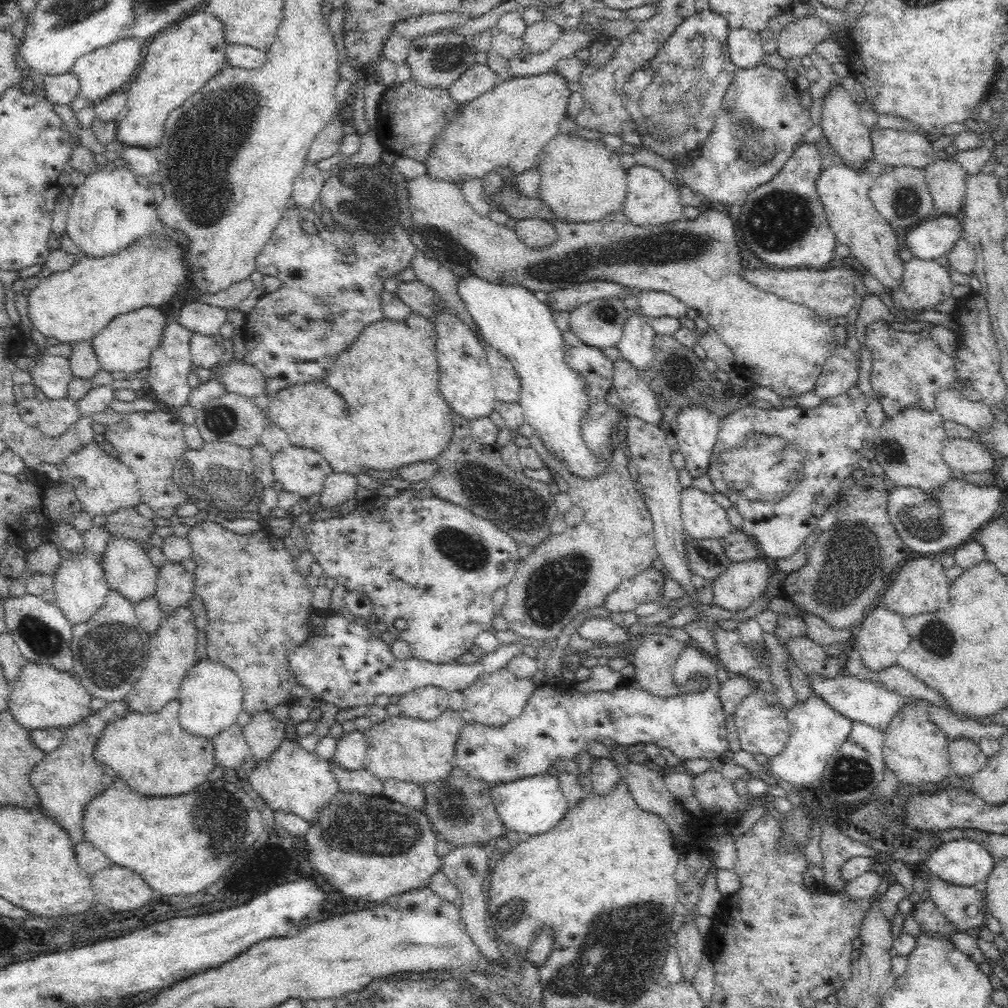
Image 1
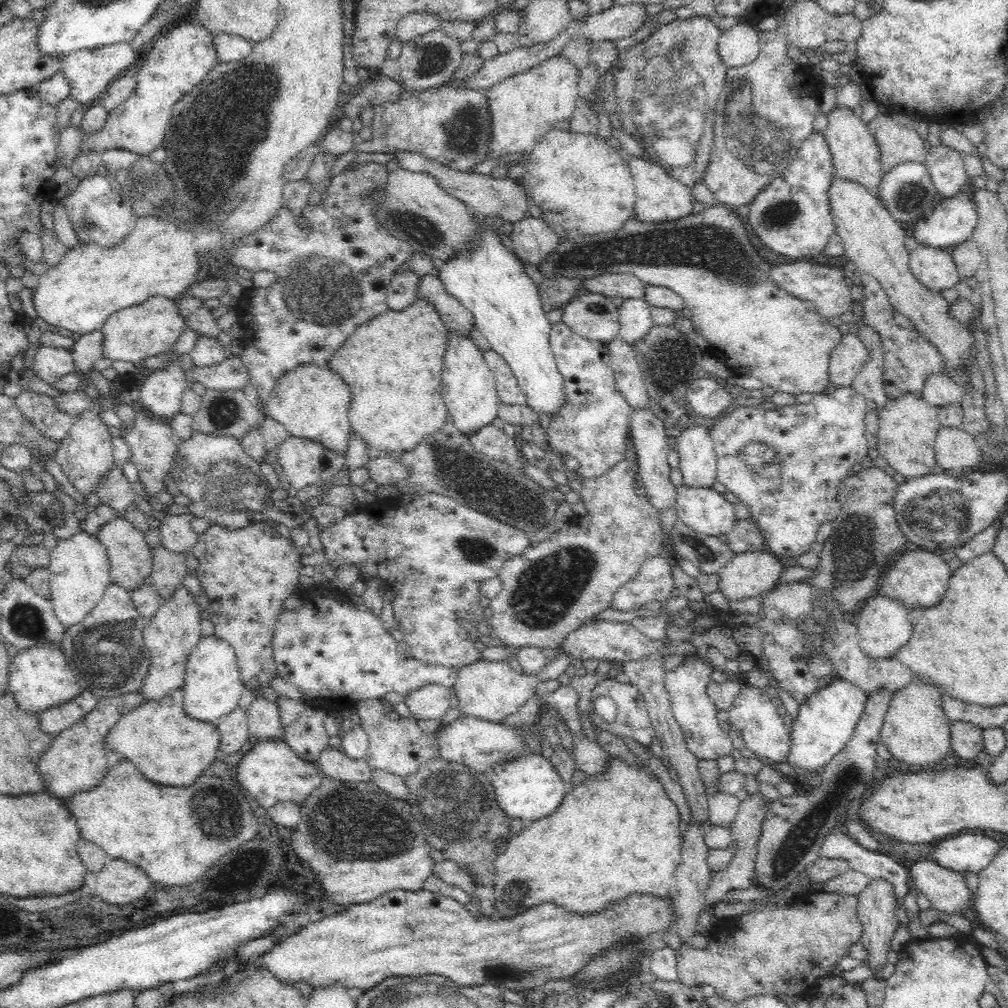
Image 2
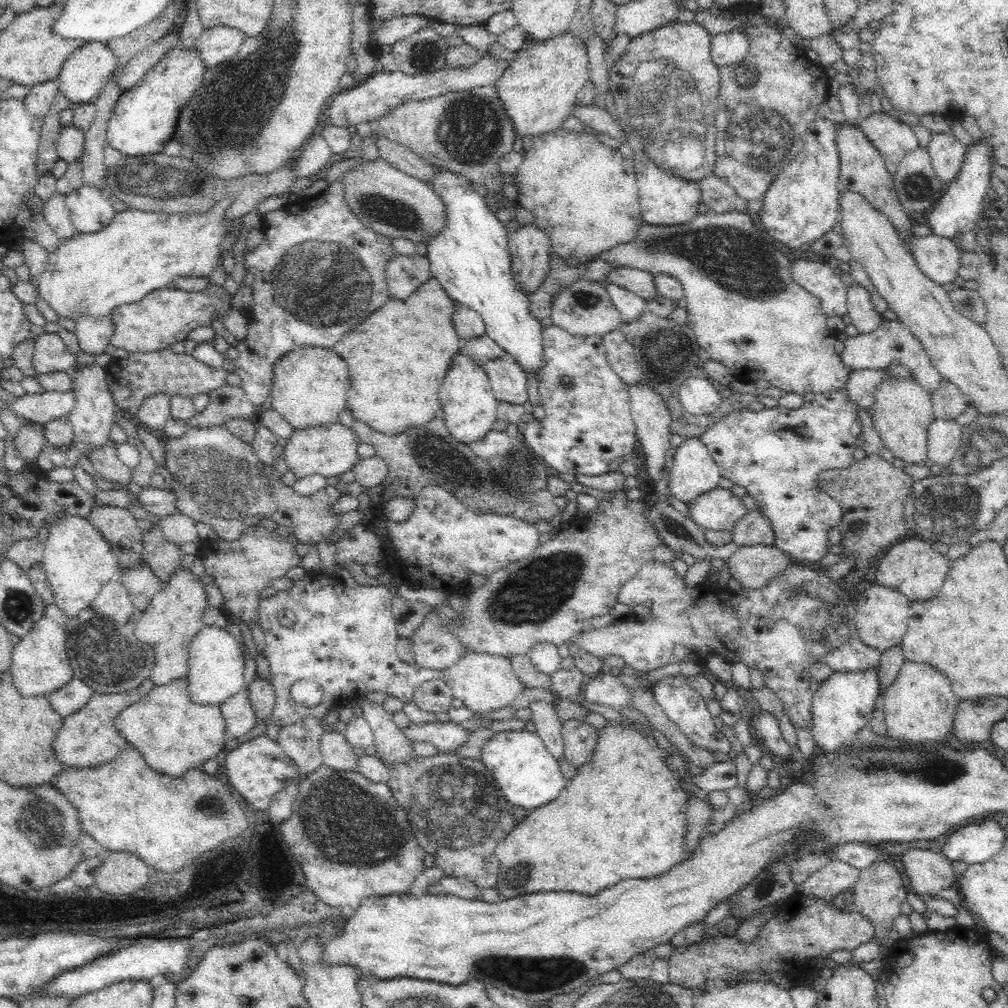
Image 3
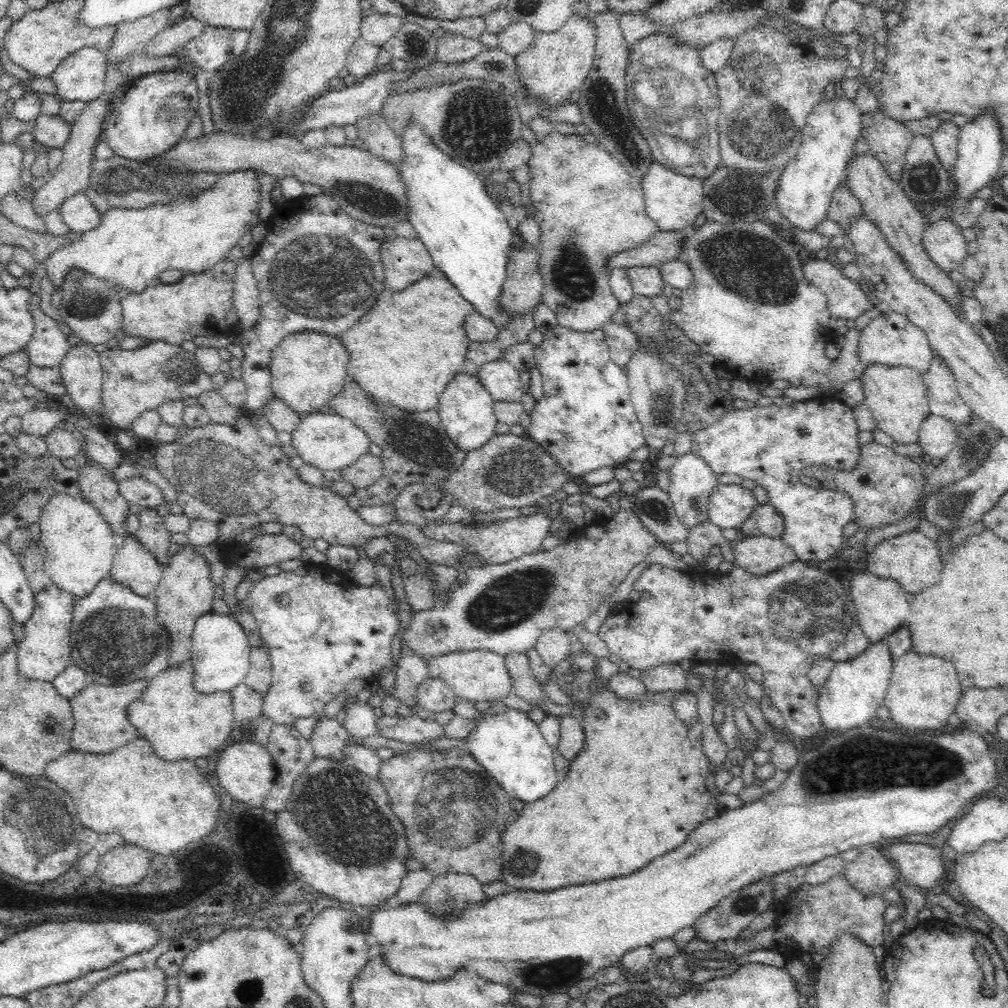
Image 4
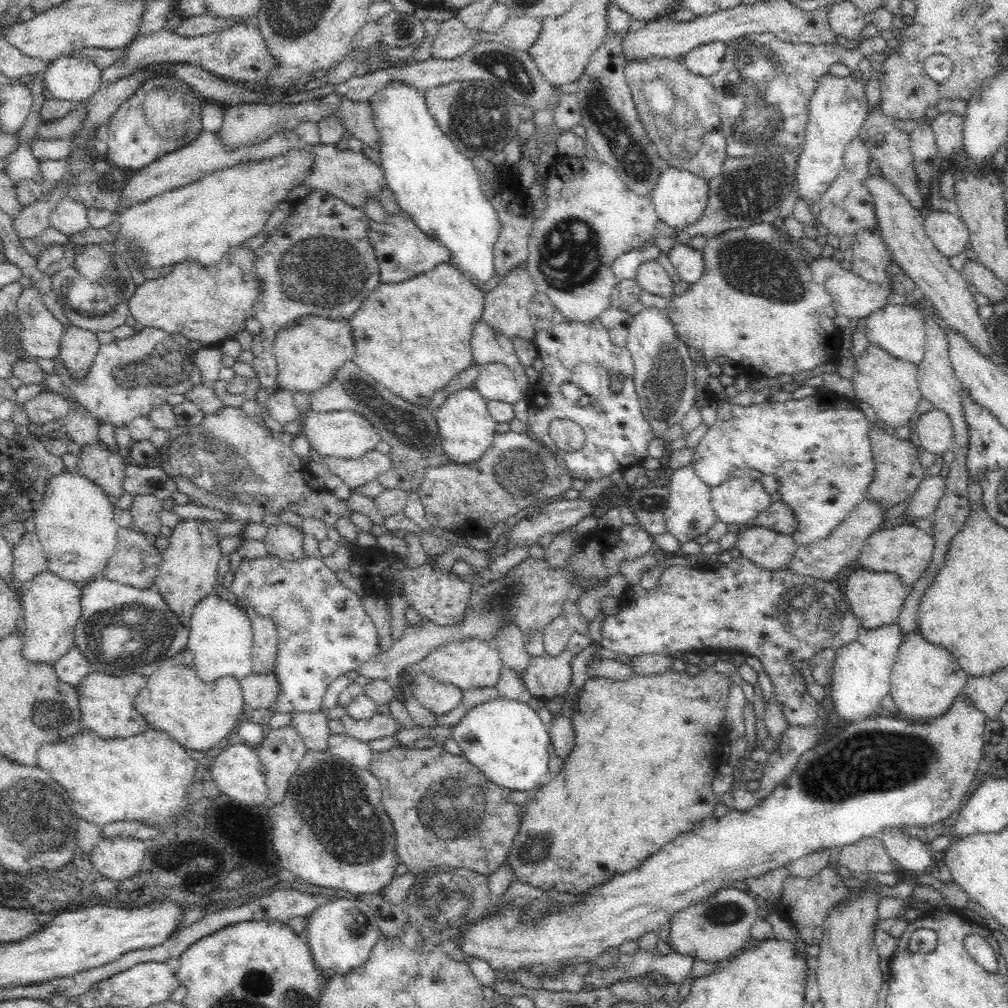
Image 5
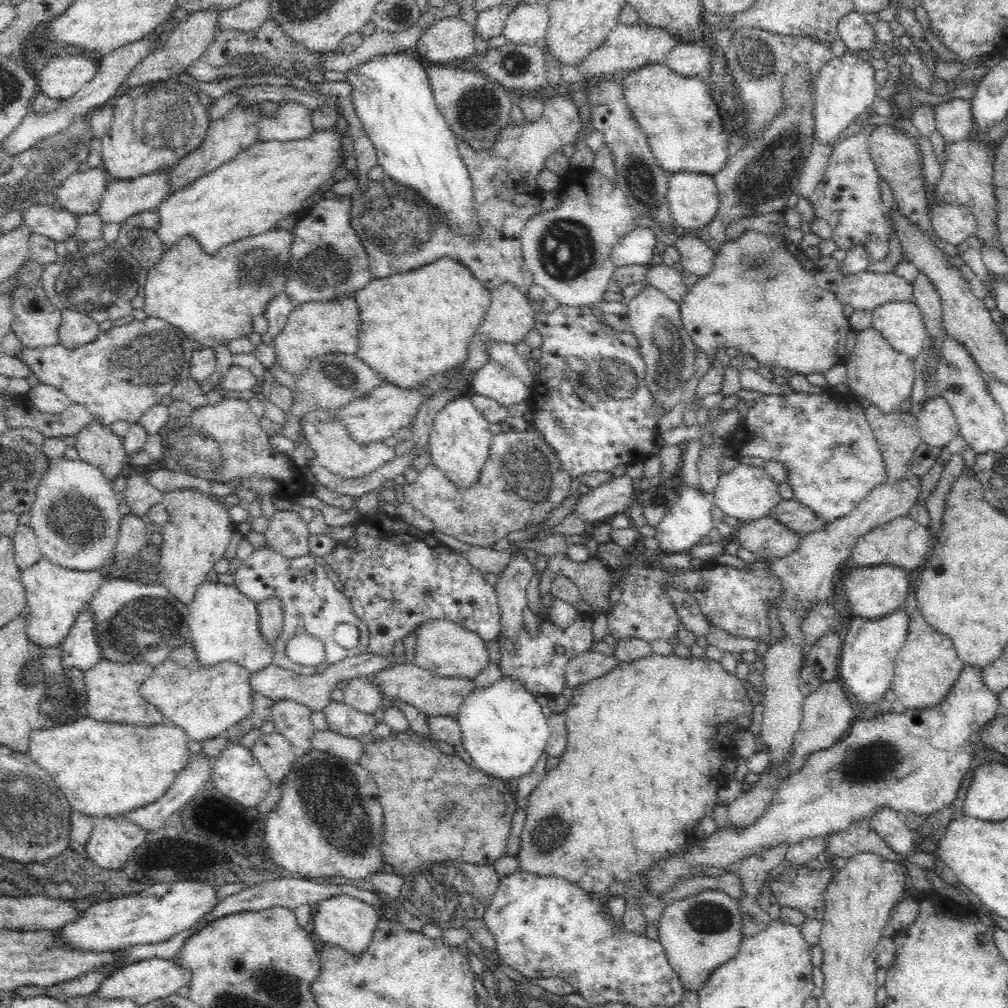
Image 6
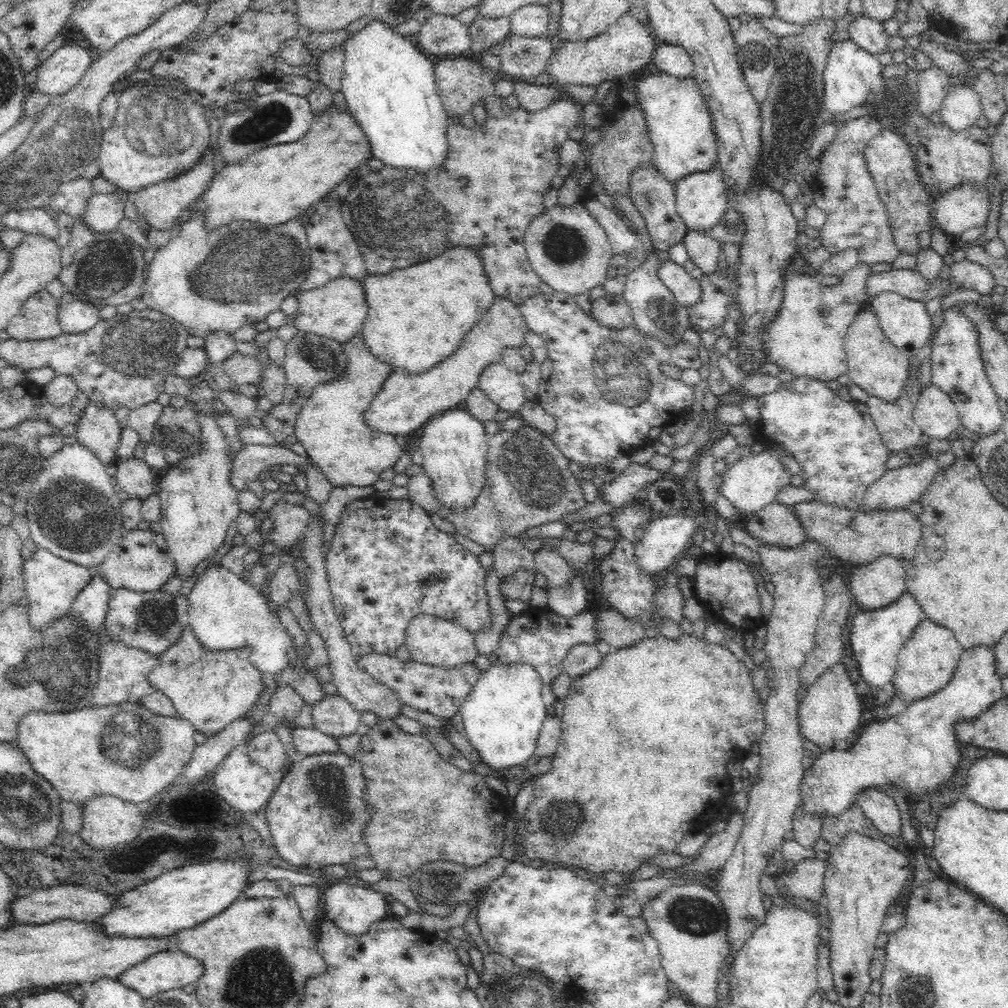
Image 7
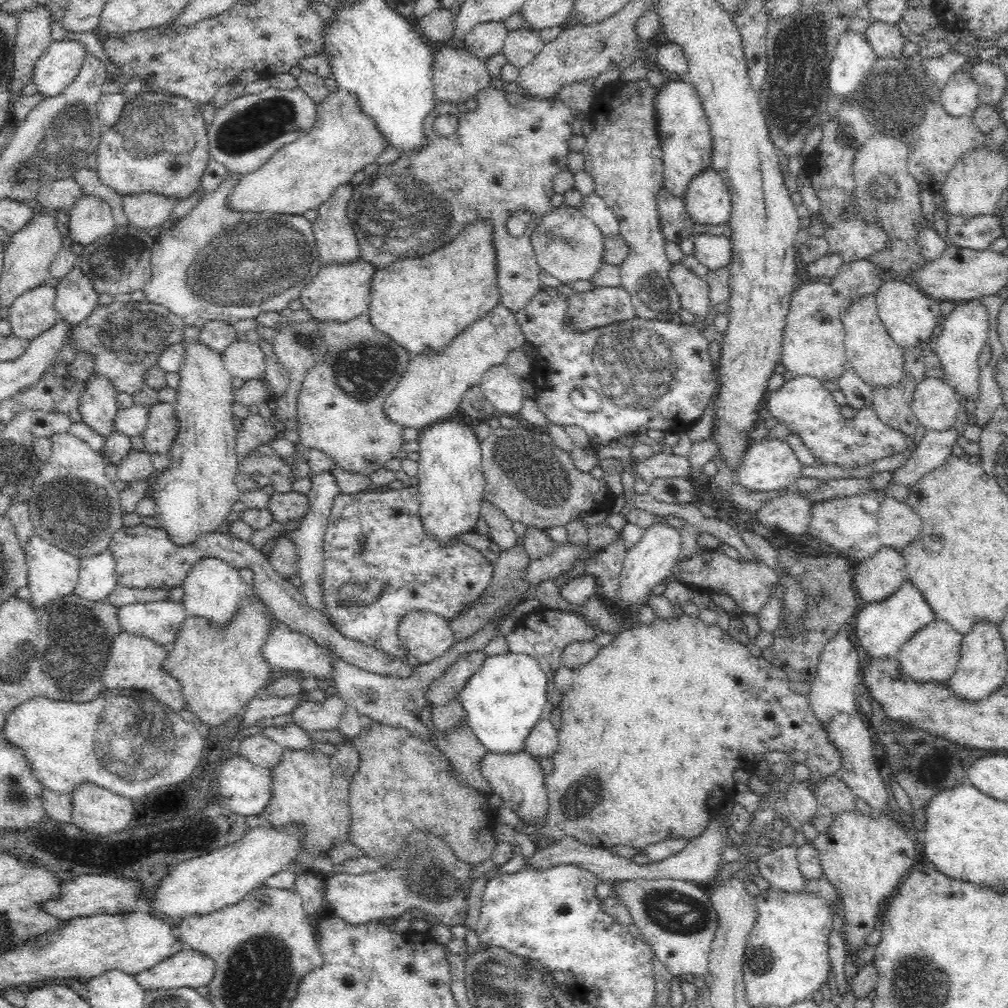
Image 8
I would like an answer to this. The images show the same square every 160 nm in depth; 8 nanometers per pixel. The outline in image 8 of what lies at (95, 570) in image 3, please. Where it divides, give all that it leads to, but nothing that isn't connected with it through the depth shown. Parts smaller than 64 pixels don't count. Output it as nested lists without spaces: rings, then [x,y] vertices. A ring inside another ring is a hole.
[[[71,433],[52,434],[52,454],[41,465],[37,478],[33,479],[32,493],[29,498],[29,516],[32,520],[35,534],[64,550],[78,559],[95,556],[105,552],[112,542],[112,538],[123,528],[123,516],[119,501],[119,491],[114,483],[106,477],[104,467],[107,464],[103,454],[92,448],[84,440],[74,437]]]

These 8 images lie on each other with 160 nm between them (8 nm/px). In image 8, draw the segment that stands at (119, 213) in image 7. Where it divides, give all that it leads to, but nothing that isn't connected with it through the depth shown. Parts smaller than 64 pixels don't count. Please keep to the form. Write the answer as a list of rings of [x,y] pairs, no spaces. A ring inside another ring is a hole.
[[[82,196],[69,210],[69,226],[65,230],[78,249],[92,245],[98,237],[115,229],[112,207],[104,200]]]

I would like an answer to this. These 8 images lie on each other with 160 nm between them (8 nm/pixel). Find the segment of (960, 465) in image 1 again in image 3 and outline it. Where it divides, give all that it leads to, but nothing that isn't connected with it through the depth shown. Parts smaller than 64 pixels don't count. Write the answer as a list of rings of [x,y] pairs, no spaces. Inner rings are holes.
[[[935,419],[927,432],[927,455],[939,466],[948,465],[960,452],[961,424],[954,420]]]

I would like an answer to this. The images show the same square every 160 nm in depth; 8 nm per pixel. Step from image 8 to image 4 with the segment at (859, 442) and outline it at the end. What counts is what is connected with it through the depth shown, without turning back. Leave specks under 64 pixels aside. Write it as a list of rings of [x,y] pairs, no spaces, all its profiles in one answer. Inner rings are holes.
[[[821,394],[812,399],[797,401],[792,406],[757,406],[750,404],[748,409],[726,410],[722,418],[708,428],[694,431],[691,435],[691,451],[700,455],[714,474],[742,476],[755,480],[758,486],[767,492],[766,502],[782,515],[784,532],[780,538],[796,553],[798,561],[826,562],[841,548],[844,539],[844,526],[850,523],[853,516],[852,499],[845,492],[823,490],[806,486],[800,480],[800,470],[810,465],[826,465],[836,470],[853,469],[858,462],[861,445],[858,444],[856,419],[853,407],[844,404],[838,398]],[[805,430],[805,434],[800,433]]]

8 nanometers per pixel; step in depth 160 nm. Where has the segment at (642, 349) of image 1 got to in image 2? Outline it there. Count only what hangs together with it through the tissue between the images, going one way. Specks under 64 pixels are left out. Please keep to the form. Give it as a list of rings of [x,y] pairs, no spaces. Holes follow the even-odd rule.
[[[624,298],[618,314],[620,329],[617,337],[626,344],[634,344],[653,328],[650,307],[643,298]]]

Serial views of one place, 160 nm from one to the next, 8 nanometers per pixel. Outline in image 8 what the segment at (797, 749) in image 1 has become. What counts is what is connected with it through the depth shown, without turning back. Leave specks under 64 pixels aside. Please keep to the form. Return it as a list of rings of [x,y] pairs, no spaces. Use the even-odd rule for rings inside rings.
[[[906,580],[895,594],[883,602],[869,603],[856,616],[854,632],[858,644],[866,650],[869,659],[896,659],[900,647],[923,626],[935,620],[935,614],[924,599],[924,595]]]

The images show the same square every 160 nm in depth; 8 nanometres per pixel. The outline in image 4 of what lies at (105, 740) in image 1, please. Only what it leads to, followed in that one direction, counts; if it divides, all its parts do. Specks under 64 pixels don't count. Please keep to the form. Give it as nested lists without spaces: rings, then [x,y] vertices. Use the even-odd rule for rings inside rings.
[[[192,660],[182,662],[178,666],[169,666],[149,680],[149,684],[142,696],[132,702],[127,708],[127,717],[132,726],[137,728],[140,737],[144,737],[151,744],[153,753],[166,762],[178,760],[196,760],[217,755],[221,748],[228,743],[228,736],[234,726],[233,704],[231,691],[200,694],[193,685],[194,666]]]

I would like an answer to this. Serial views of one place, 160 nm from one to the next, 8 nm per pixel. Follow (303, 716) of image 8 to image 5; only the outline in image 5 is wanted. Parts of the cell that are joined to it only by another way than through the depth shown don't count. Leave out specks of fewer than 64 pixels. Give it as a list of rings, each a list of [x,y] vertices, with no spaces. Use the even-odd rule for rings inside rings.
[[[376,713],[368,720],[354,720],[350,714],[347,714],[340,720],[345,728],[344,733],[362,742],[370,742],[386,736],[394,737],[394,734],[401,729],[400,723],[396,722],[390,713]]]

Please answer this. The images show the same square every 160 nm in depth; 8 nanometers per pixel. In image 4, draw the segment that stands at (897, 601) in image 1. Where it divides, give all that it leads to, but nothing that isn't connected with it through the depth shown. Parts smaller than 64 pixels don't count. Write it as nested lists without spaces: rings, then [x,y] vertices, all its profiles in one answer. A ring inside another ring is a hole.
[[[917,529],[882,541],[868,553],[866,570],[880,578],[896,580],[909,597],[921,594],[925,589],[932,587],[945,568],[945,560],[942,559],[935,542],[930,541]]]

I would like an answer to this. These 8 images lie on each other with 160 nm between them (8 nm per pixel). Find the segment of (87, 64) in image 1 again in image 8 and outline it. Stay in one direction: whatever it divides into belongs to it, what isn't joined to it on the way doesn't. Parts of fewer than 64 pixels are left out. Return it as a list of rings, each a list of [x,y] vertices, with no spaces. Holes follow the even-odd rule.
[[[76,40],[54,41],[36,62],[32,82],[38,93],[46,97],[59,96],[76,79],[87,58],[85,46]]]

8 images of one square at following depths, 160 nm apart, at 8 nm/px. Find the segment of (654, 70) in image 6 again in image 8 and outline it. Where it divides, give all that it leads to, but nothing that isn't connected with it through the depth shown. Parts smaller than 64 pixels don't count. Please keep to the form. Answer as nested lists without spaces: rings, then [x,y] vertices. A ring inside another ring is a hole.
[[[682,80],[669,81],[656,92],[656,119],[662,147],[664,187],[676,198],[683,198],[686,188],[704,169],[711,168],[713,144],[711,129],[697,91]]]

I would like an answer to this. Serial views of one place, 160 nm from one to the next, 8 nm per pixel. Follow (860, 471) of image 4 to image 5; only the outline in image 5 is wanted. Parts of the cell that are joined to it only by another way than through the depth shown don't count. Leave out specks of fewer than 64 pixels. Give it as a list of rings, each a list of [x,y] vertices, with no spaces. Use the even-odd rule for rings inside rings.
[[[869,423],[868,428],[875,471],[872,482],[869,482],[866,489],[865,498],[877,500],[889,509],[900,504],[903,500],[909,499],[916,492],[922,479],[926,477],[926,468],[922,467],[918,461],[914,437],[909,440],[896,439],[896,433],[890,435],[881,426],[878,427],[873,423]]]

